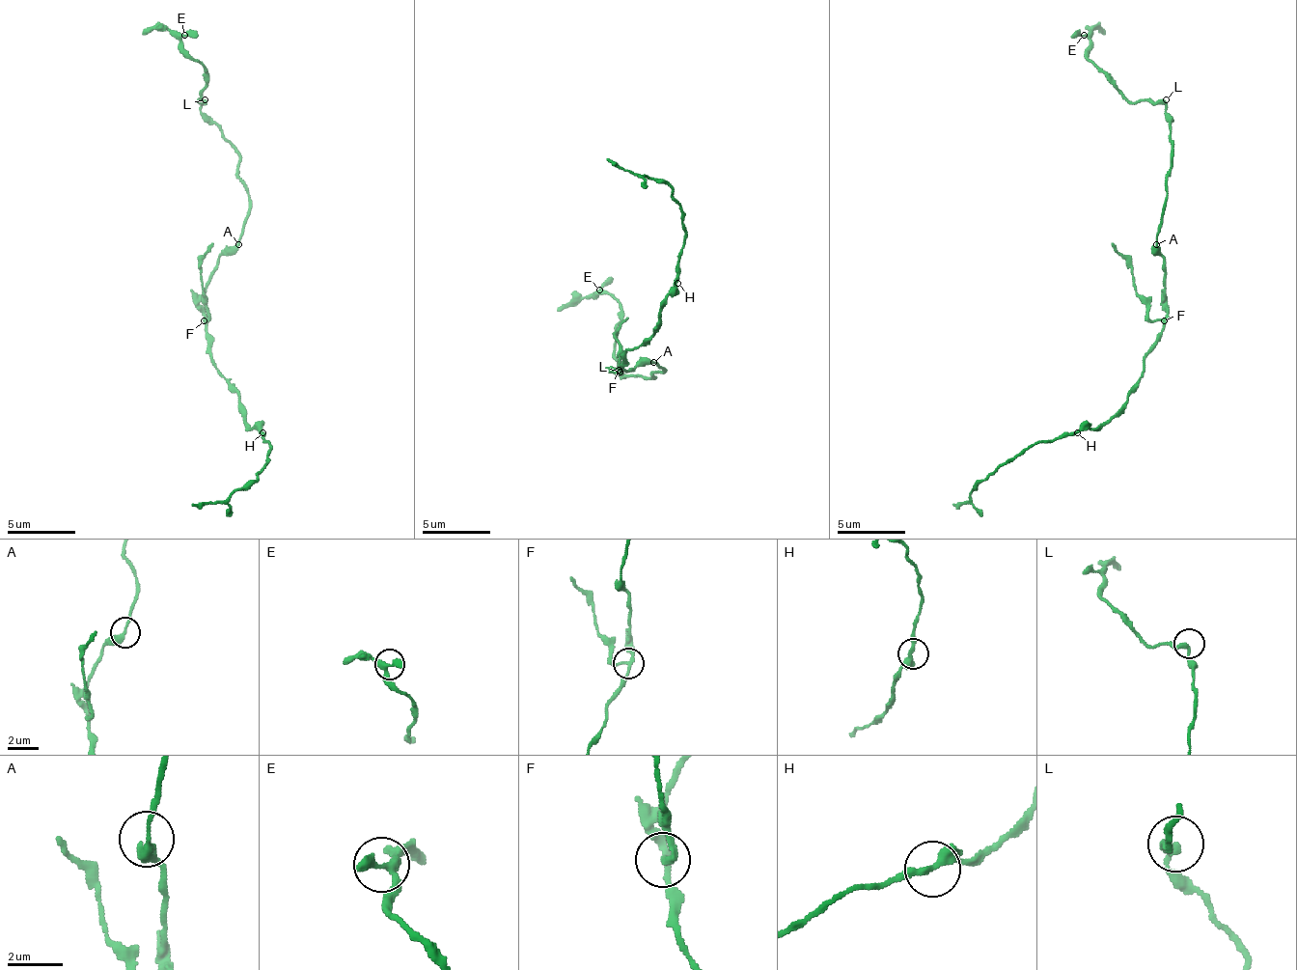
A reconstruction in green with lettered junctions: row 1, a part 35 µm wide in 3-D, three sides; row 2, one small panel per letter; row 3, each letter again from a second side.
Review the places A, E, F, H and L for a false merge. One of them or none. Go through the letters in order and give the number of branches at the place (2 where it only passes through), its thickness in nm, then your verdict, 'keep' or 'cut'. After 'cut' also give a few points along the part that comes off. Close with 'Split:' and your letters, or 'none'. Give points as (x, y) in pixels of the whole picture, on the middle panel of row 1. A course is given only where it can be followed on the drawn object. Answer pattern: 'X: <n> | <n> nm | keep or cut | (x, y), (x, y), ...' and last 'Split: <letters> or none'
A: 2 | 300 nm | keep
E: 3 | 280 nm | keep
F: 3 | 200 nm | cut | (620, 369), (622, 354), (616, 338), (626, 317)
H: 3 | 260 nm | keep
L: 2 | 240 nm | keep
Split: F

